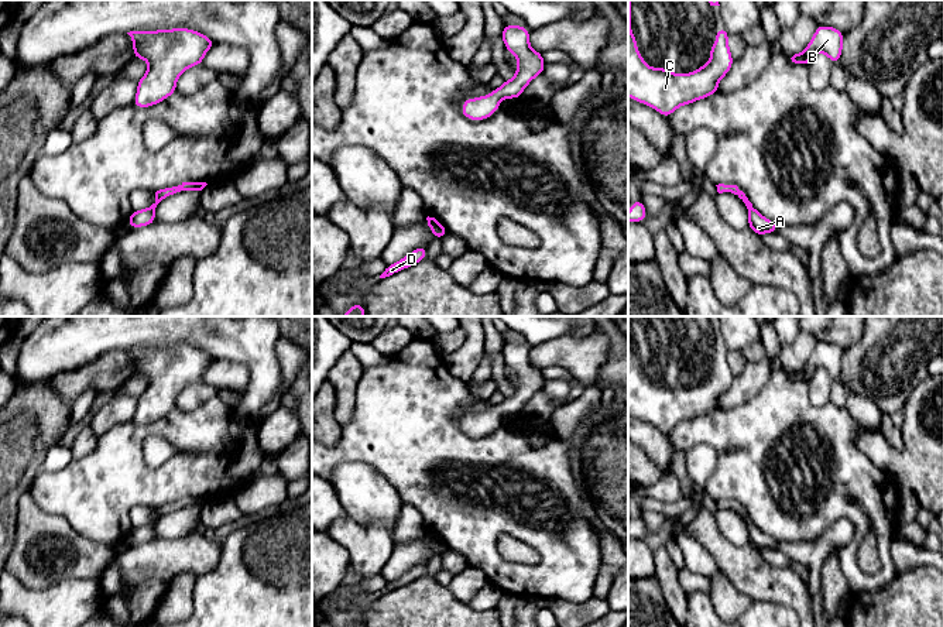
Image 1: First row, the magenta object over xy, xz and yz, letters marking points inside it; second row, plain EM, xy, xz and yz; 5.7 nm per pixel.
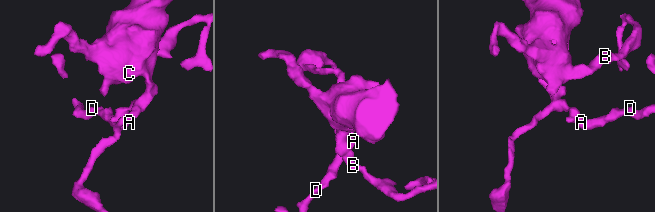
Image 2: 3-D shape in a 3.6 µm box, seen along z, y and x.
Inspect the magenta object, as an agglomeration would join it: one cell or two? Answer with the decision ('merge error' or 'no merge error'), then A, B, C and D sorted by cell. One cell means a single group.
no merge error; groups A B C D

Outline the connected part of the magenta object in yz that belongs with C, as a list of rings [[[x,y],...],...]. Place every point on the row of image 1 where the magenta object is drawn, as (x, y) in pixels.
[[[628,0],[628,96],[669,117],[678,107],[709,97],[719,90],[719,82],[733,66],[726,28],[716,30],[710,61],[692,73],[672,73],[668,68],[649,68],[637,49],[631,32],[631,0]]]

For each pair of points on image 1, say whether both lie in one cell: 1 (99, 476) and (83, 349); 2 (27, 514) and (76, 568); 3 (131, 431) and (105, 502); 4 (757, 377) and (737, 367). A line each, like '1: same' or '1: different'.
1: different
2: same
3: same
4: different

